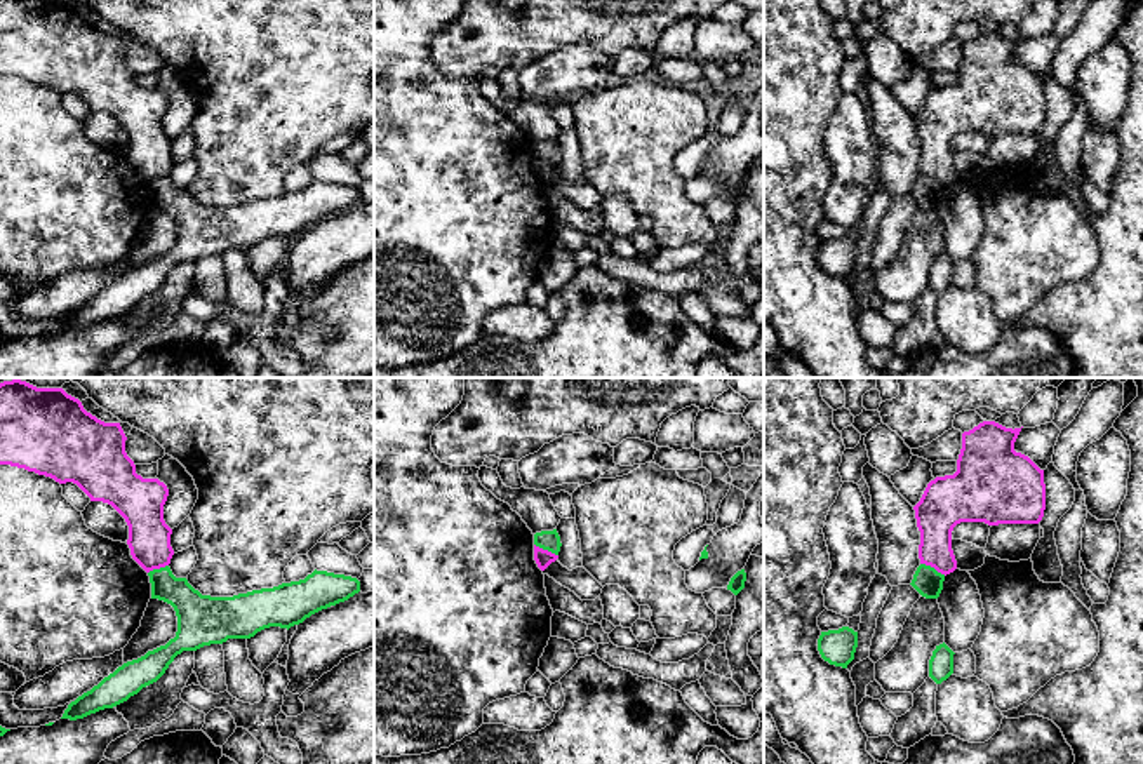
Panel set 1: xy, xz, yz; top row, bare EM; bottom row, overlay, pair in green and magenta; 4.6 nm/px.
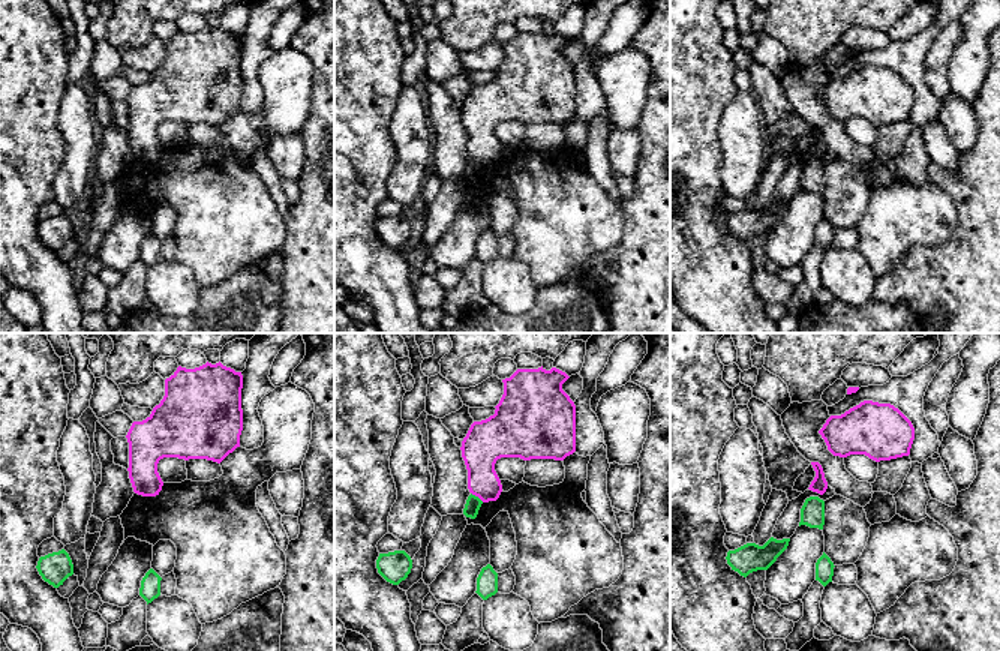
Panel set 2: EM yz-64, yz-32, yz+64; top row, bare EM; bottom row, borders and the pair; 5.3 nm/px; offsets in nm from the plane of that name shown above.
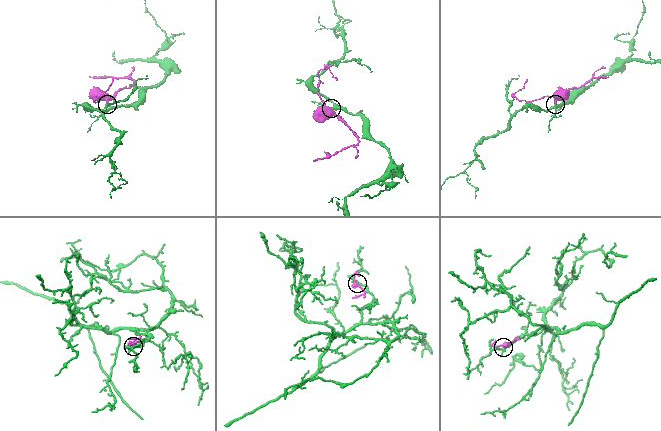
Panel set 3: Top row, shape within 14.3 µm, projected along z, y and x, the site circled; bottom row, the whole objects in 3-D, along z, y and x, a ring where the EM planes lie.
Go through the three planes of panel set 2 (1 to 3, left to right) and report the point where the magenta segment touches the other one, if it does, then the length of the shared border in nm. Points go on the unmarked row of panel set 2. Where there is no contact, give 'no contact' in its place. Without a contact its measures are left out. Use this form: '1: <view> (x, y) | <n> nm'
1: no contact
2: yz-32 (477, 161) | 90 nm
3: no contact

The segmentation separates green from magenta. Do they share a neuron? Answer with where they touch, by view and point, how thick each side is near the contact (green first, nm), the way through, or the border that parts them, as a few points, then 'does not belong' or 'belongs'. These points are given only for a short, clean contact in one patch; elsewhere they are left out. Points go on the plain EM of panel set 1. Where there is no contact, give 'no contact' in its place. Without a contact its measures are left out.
yz (933, 178) | 140/200 nm | along yz (921, 173), (945, 185) | does not belong

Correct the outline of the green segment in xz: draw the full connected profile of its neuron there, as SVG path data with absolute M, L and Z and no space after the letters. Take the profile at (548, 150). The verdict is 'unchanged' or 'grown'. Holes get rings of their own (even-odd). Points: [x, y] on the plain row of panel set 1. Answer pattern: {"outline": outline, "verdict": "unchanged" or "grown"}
{"outline": "M557 139L536 143L534 155L543 158L543 160L548 160L555 165L558 165L560 157L562 157Z", "verdict": "unchanged"}

